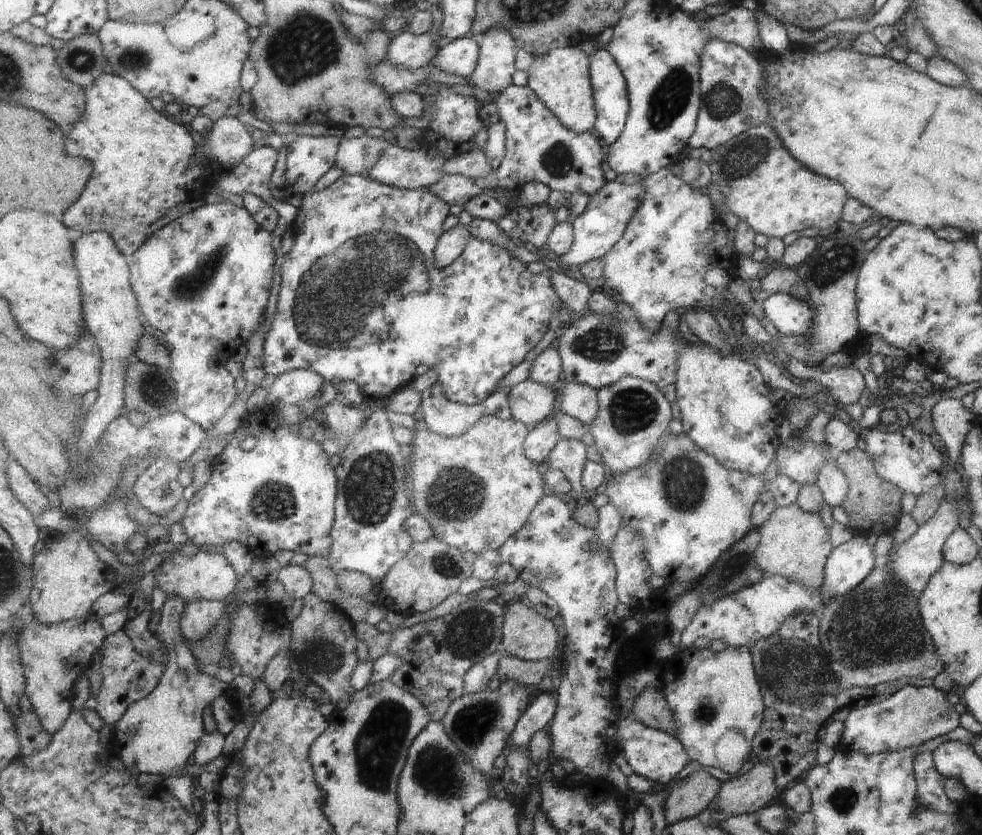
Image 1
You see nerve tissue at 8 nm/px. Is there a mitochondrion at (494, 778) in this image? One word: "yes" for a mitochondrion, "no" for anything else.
no

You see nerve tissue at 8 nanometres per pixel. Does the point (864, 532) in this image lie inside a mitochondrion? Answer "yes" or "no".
no

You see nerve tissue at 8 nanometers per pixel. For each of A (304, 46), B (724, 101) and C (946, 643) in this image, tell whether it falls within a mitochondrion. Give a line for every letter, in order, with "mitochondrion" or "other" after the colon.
A: mitochondrion
B: mitochondrion
C: other

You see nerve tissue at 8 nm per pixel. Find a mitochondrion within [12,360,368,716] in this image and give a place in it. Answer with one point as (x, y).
(275, 503)

